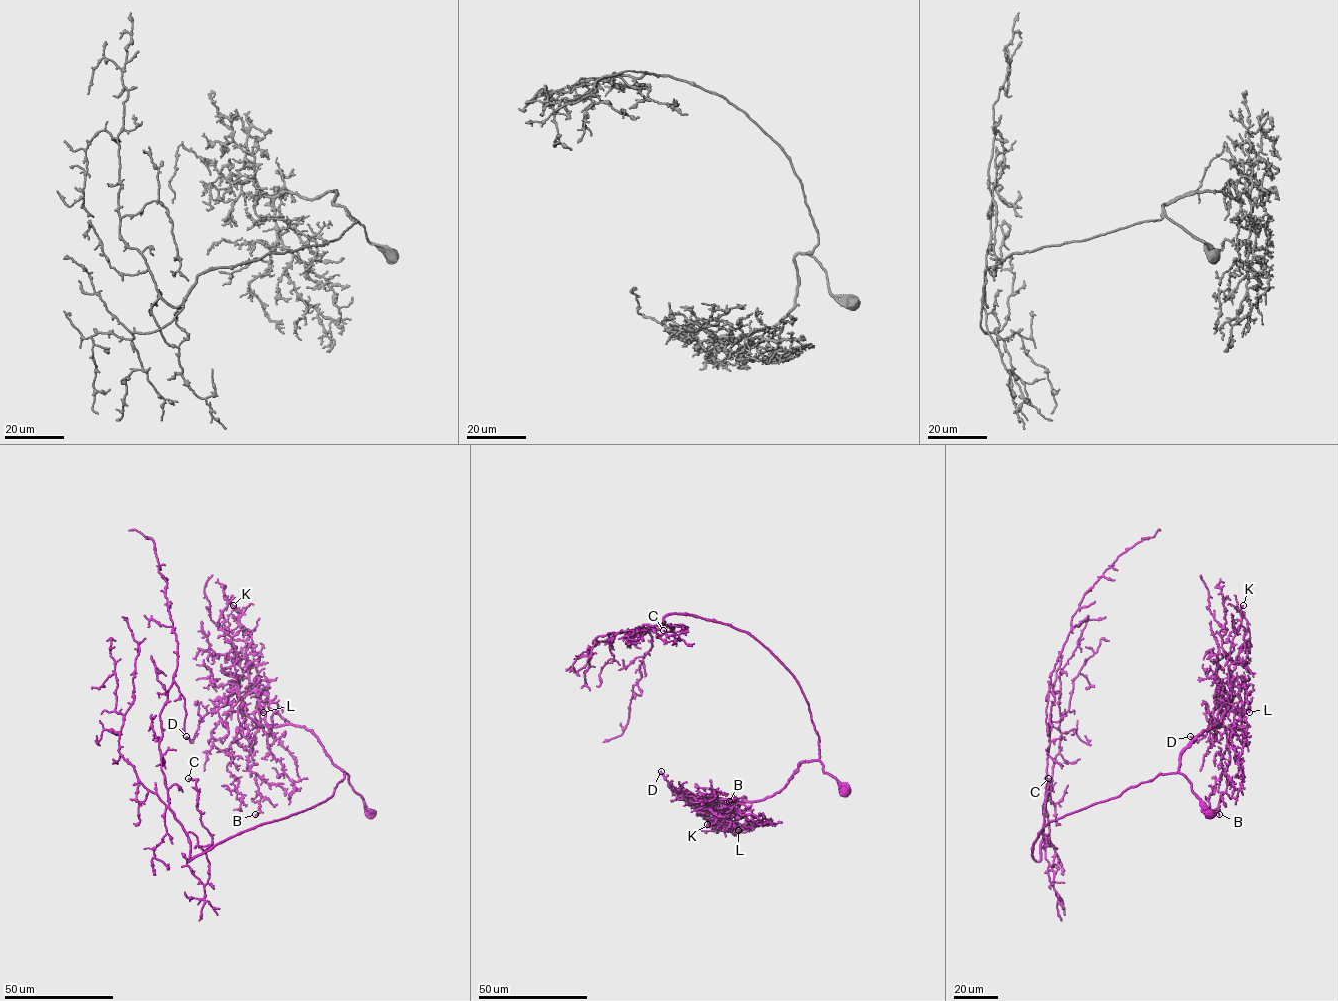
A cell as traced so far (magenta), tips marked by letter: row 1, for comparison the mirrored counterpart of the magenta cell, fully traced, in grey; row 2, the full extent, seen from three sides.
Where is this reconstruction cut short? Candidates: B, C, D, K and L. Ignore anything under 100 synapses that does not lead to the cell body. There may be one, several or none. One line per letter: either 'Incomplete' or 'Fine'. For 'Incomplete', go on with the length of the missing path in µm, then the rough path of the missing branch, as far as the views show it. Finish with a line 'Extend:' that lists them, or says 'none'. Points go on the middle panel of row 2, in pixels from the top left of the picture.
B: Fine
C: Fine
D: Fine
K: Fine
L: Fine
Extend: none

